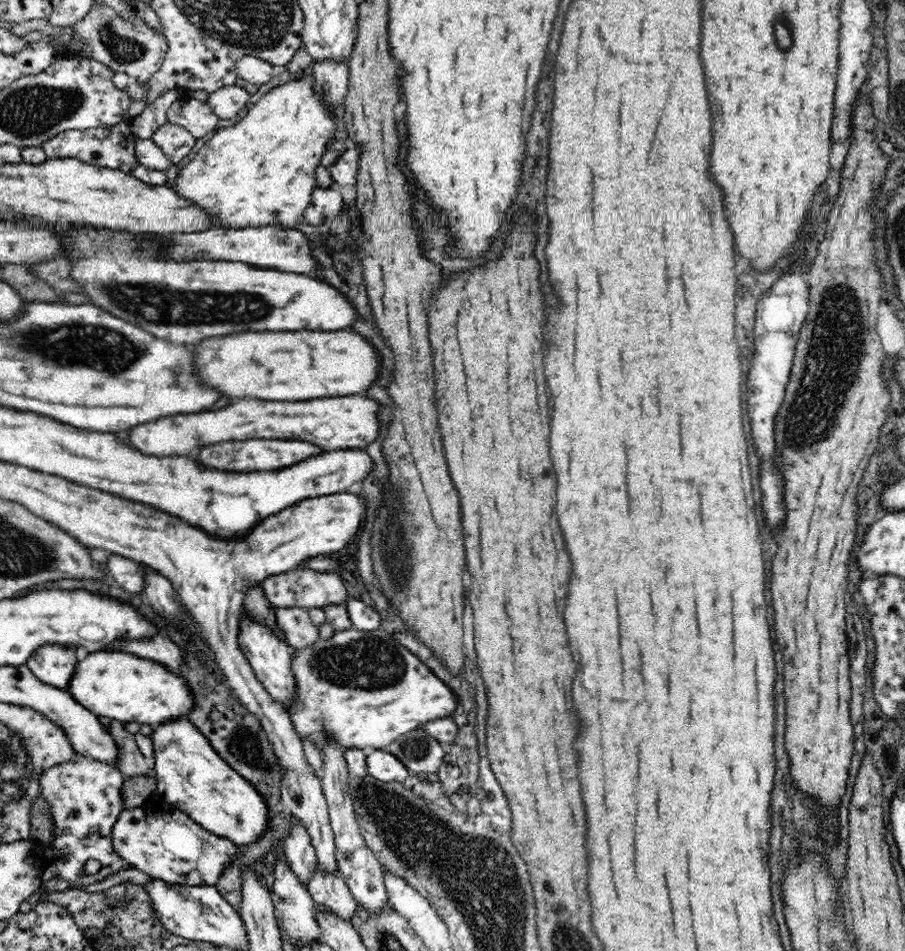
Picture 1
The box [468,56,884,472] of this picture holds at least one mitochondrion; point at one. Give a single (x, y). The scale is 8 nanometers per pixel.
(837, 337)

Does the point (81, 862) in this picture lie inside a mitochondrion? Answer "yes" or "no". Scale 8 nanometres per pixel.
no

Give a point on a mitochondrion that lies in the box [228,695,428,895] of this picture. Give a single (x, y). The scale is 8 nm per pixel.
(251, 744)

